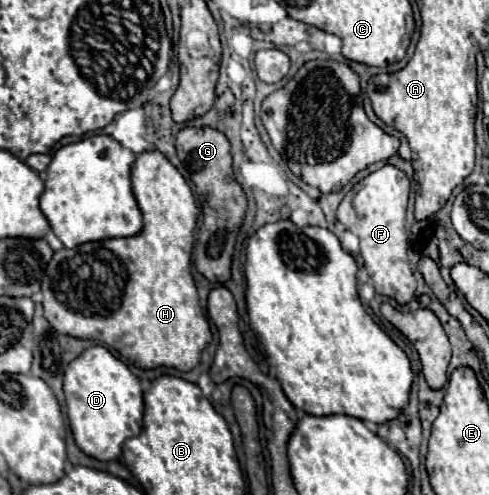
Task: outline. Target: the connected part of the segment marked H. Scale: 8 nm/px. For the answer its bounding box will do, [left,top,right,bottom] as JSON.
[42,150,212,372]

